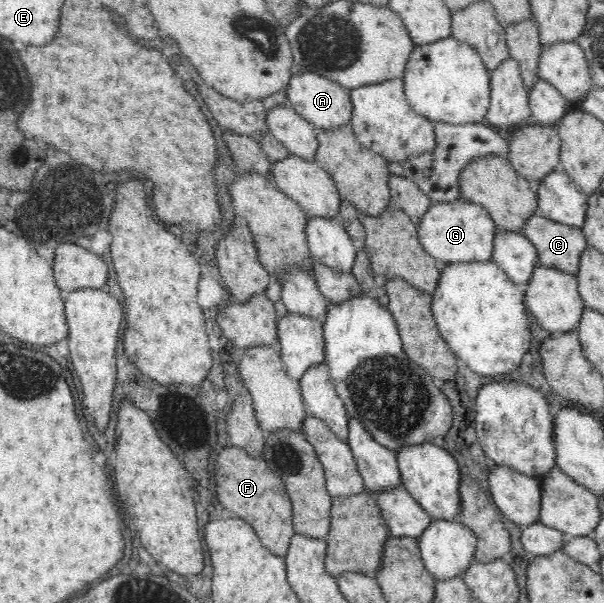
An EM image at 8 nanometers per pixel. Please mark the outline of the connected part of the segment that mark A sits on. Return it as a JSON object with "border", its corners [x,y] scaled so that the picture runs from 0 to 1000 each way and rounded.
{"border":[[[502,119],[498,124],[483,124],[472,144],[477,161],[475,172],[512,204],[535,214],[548,214],[578,204],[583,169],[576,151],[575,146],[558,139],[556,134],[508,119]]]}

